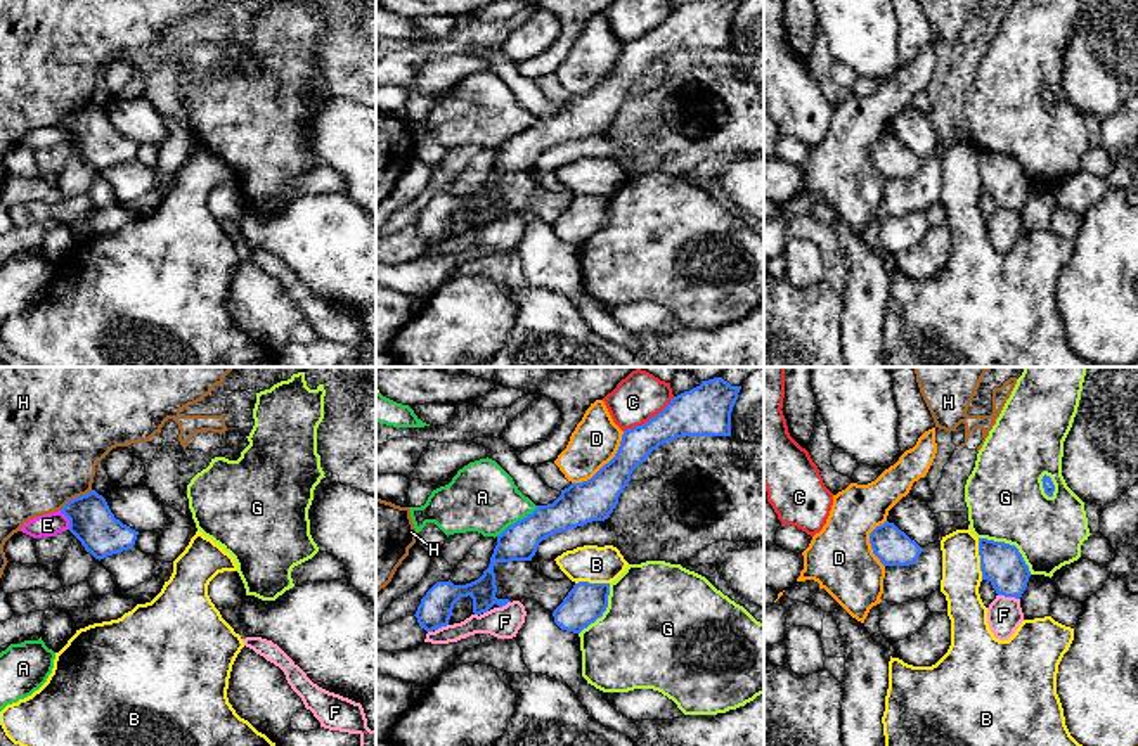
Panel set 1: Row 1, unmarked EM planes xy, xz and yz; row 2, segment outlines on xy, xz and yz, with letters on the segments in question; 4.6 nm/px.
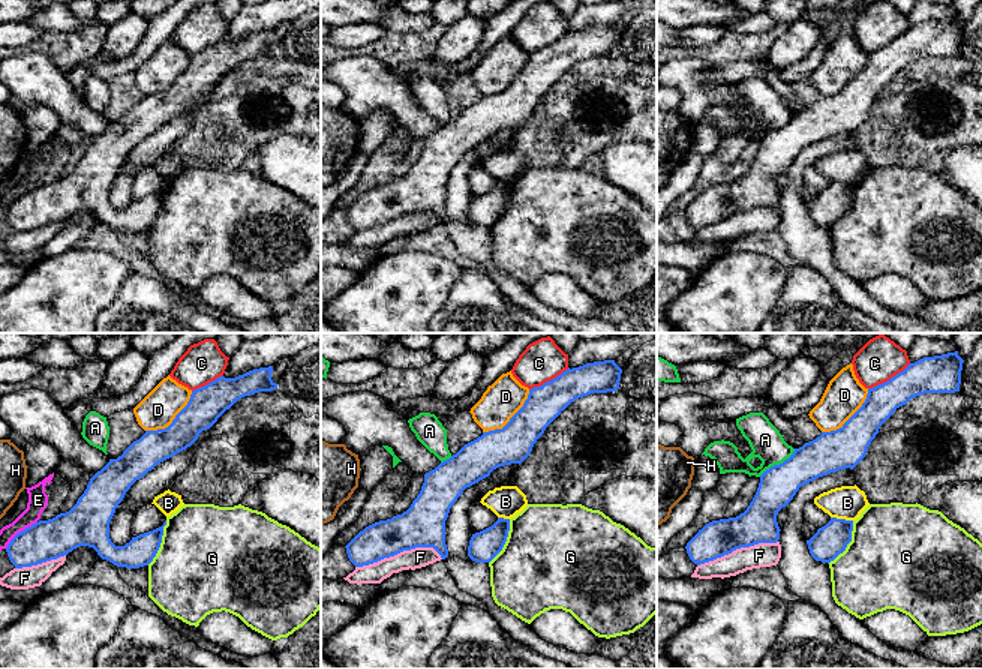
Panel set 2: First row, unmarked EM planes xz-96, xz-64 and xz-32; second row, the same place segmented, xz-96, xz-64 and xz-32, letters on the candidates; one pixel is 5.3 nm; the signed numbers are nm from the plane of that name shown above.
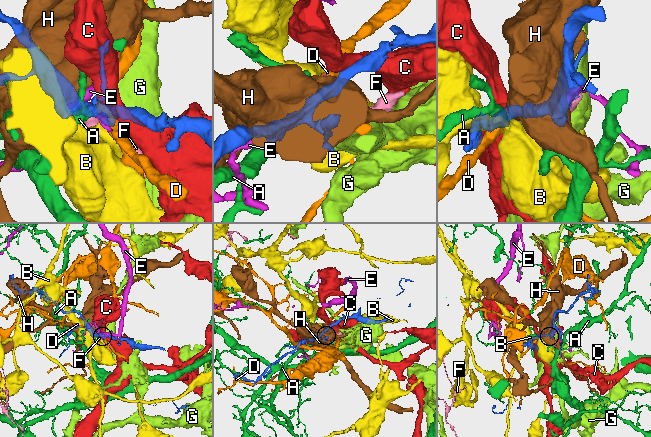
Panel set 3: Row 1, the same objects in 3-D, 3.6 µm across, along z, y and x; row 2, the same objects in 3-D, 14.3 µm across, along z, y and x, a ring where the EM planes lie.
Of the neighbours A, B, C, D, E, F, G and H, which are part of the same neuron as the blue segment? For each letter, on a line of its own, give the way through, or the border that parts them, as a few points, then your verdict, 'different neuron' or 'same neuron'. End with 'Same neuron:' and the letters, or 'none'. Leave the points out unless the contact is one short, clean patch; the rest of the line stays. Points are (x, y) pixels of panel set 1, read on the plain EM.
A: along xz (537, 118), (496, 147) | different neuron
B: different neuron
C: different neuron
D: different neuron
E: different neuron
F: different neuron
G: different neuron
H: different neuron
Same neuron: none

